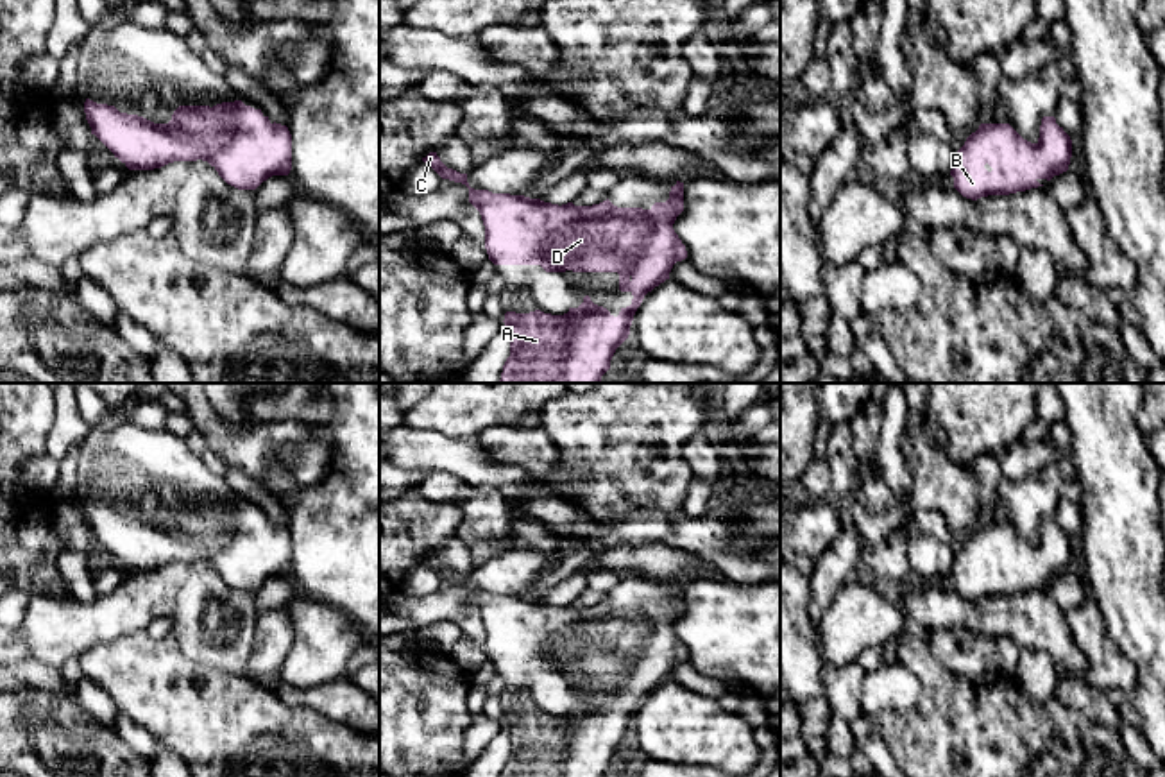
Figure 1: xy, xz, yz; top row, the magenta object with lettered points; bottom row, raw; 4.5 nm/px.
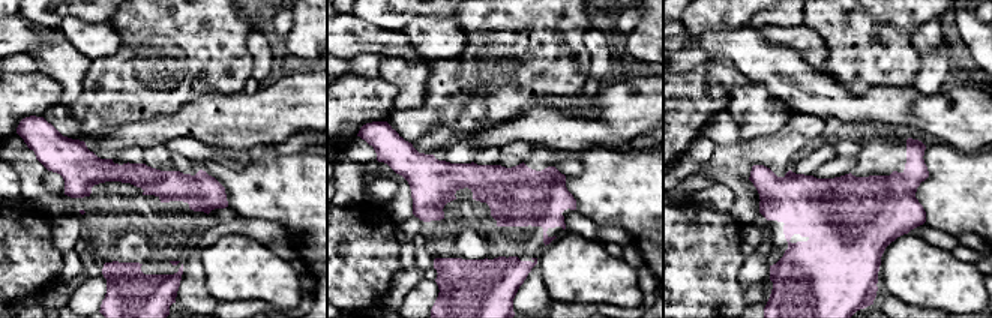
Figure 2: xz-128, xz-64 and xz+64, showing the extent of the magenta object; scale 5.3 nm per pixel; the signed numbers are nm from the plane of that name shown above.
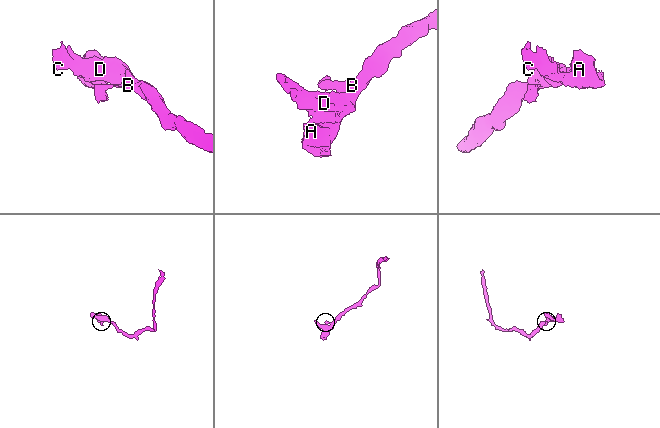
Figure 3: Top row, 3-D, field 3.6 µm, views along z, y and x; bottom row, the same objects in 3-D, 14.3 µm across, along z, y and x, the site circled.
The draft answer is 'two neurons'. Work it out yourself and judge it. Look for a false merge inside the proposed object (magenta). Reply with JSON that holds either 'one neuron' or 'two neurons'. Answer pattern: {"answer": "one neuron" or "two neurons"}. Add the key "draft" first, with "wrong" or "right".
{"draft": "wrong", "answer": "one neuron"}

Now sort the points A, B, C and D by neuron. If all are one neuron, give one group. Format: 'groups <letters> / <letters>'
groups A B C D

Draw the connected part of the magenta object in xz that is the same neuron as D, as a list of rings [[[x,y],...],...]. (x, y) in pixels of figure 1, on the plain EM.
[[[437,553],[422,559],[442,580],[469,589],[469,603],[480,612],[485,627],[485,650],[494,666],[540,666],[546,673],[617,673],[619,691],[634,696],[632,705],[614,718],[589,696],[578,709],[564,716],[540,711],[530,714],[505,714],[505,732],[510,738],[510,757],[501,777],[603,777],[610,770],[616,750],[628,739],[630,727],[644,696],[669,680],[676,662],[687,659],[685,646],[673,630],[684,612],[684,584],[671,587],[666,603],[650,610],[617,609],[608,600],[592,607],[551,605],[524,596],[474,591],[467,575],[447,569]]]

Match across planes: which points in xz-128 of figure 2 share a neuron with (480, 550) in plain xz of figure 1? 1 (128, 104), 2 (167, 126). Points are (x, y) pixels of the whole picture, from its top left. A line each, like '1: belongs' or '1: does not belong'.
1: belongs
2: does not belong

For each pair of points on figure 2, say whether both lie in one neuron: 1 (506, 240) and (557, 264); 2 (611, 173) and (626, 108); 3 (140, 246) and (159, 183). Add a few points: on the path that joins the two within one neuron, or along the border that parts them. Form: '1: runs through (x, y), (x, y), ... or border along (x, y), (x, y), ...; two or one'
1: border along (557, 236), (545, 246), (536, 263); two
2: border along (622, 146), (592, 146), (583, 152); two
3: runs through (140, 231), (140, 222), (159, 203), (159, 198); one

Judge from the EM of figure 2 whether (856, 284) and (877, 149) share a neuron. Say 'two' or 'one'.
one

